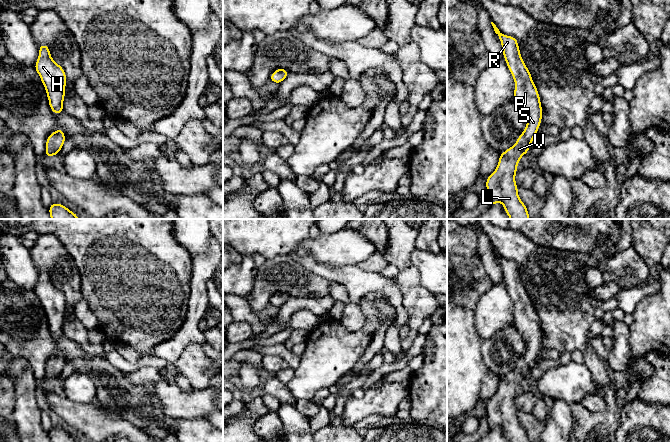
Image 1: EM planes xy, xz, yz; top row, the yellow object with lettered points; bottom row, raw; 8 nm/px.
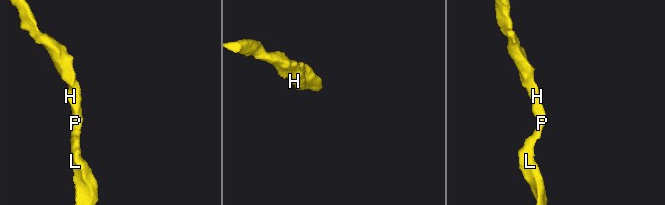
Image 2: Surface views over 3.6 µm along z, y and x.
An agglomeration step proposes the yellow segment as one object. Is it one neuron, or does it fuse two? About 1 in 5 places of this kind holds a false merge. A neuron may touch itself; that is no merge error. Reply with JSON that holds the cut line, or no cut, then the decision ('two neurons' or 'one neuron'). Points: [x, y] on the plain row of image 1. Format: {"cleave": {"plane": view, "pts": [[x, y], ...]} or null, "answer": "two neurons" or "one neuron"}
{"cleave": null, "answer": "one neuron"}

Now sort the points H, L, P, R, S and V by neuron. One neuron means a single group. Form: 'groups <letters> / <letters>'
groups H L P R S V

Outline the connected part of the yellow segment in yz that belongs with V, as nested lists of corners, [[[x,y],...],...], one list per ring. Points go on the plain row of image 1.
[[[493,246],[491,248],[501,265],[504,283],[514,302],[514,324],[524,337],[527,349],[517,366],[500,378],[497,392],[486,403],[488,425],[490,430],[501,426],[510,442],[530,442],[525,428],[518,420],[515,399],[521,381],[528,377],[540,351],[542,329],[531,297],[521,281],[517,263],[504,259]]]

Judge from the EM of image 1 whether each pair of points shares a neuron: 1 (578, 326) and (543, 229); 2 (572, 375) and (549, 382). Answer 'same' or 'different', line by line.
1: different
2: same

